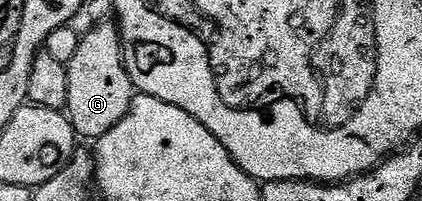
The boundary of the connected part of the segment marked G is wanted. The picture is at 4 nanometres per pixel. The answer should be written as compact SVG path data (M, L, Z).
M114 23L99 24L88 32L84 31L77 54L73 54L66 66L69 98L65 115L75 128L76 137L98 141L100 136L113 130L121 118L125 118L131 101L137 95L131 75L127 73L127 63L123 60L123 39L119 37L118 27Z

